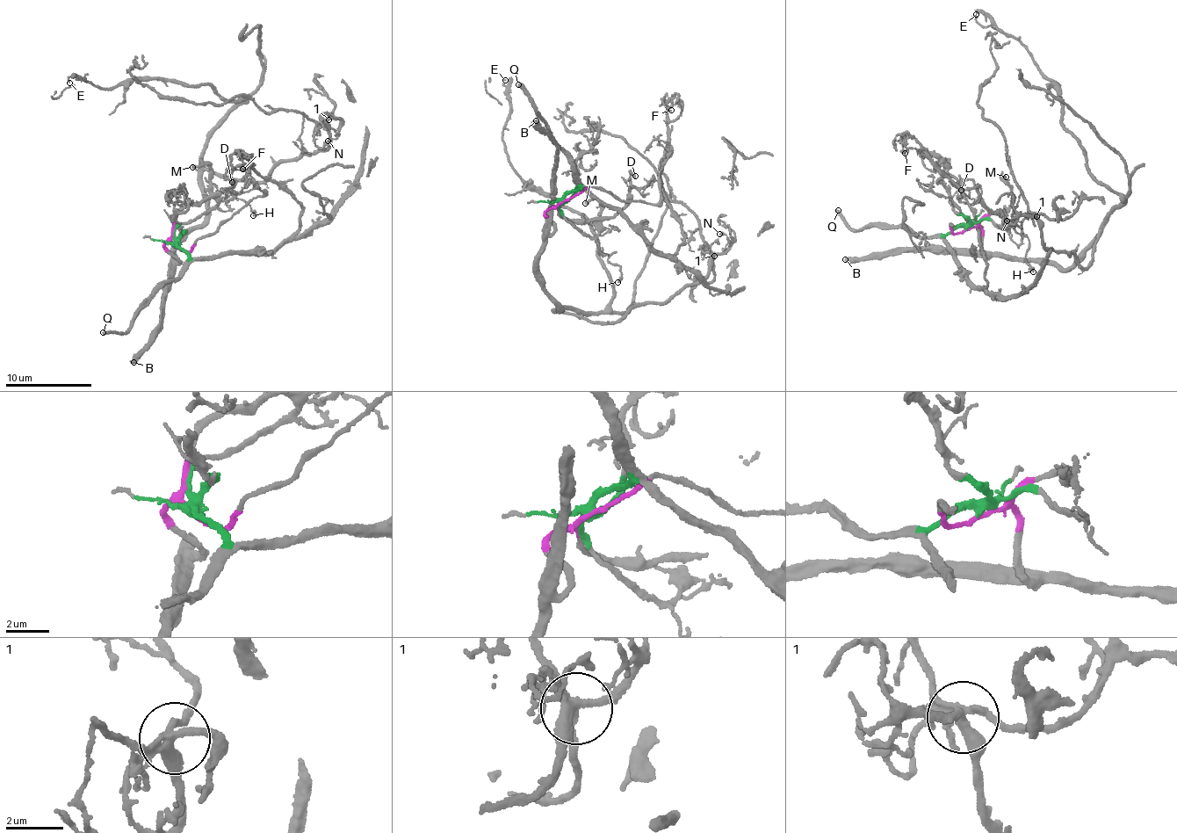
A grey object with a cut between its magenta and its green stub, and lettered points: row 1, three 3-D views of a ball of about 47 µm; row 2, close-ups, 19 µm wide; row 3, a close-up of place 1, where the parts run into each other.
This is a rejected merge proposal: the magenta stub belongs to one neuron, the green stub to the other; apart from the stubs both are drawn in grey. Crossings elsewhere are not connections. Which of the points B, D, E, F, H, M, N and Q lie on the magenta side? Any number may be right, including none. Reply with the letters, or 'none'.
B, D, E, N

